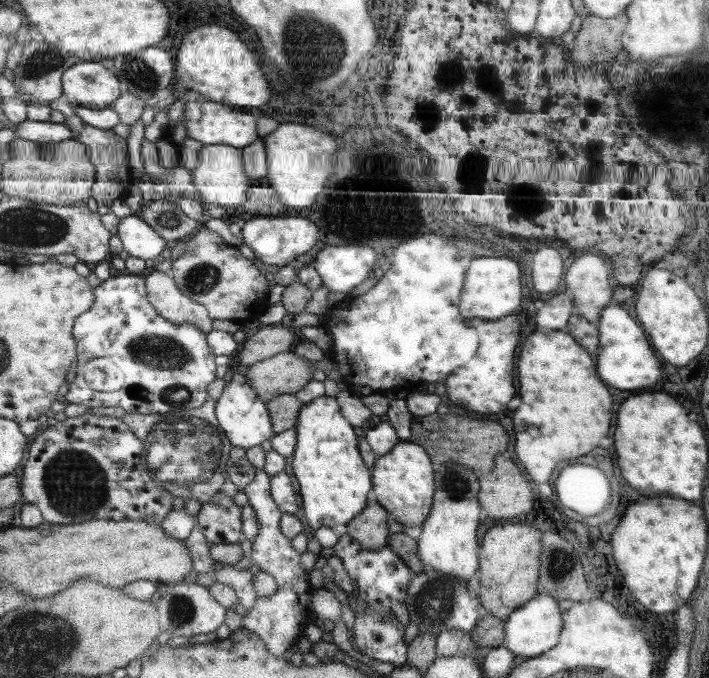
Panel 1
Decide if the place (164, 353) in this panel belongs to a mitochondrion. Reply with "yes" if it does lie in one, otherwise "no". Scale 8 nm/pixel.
yes

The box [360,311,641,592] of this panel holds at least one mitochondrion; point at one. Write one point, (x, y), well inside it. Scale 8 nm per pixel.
(454, 483)

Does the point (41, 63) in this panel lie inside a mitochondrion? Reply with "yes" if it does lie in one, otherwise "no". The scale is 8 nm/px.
yes

